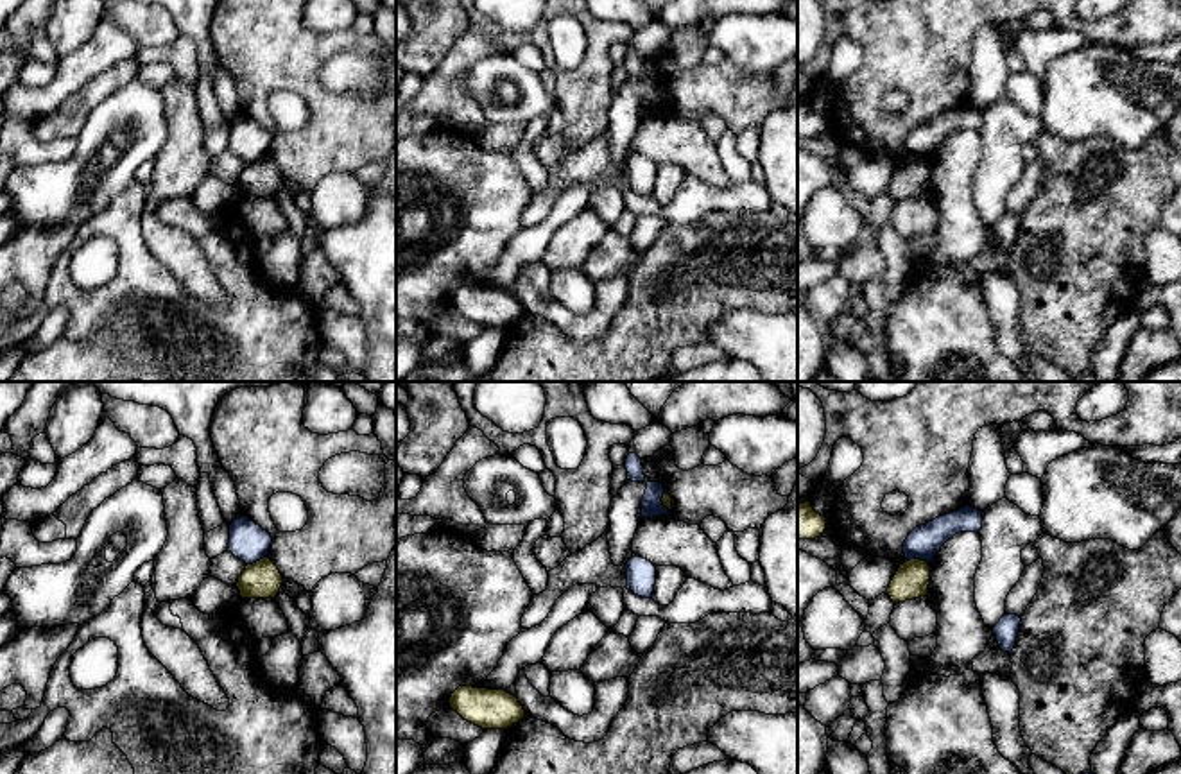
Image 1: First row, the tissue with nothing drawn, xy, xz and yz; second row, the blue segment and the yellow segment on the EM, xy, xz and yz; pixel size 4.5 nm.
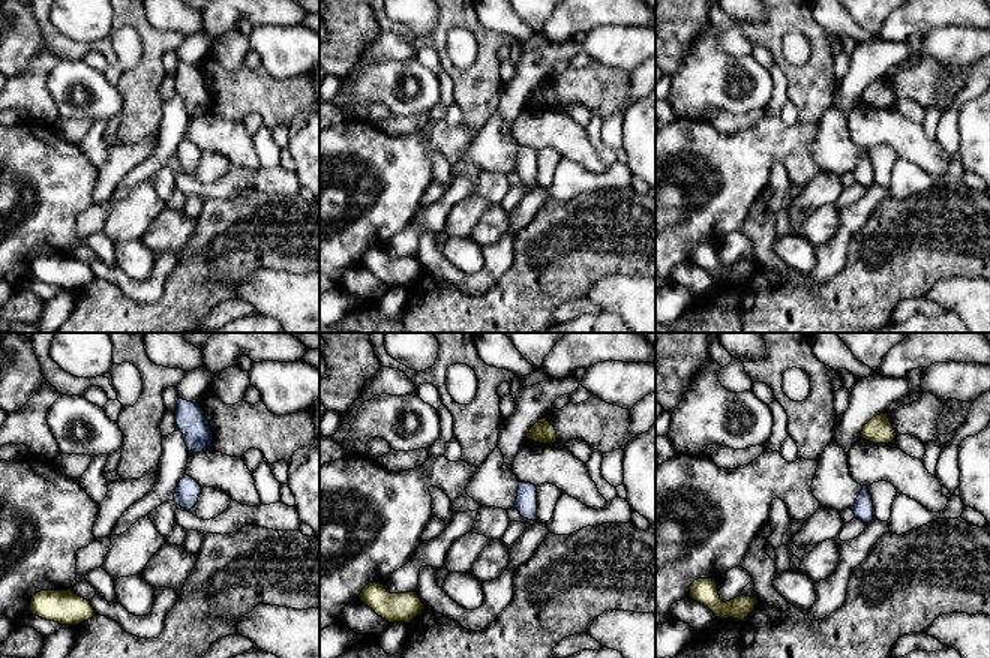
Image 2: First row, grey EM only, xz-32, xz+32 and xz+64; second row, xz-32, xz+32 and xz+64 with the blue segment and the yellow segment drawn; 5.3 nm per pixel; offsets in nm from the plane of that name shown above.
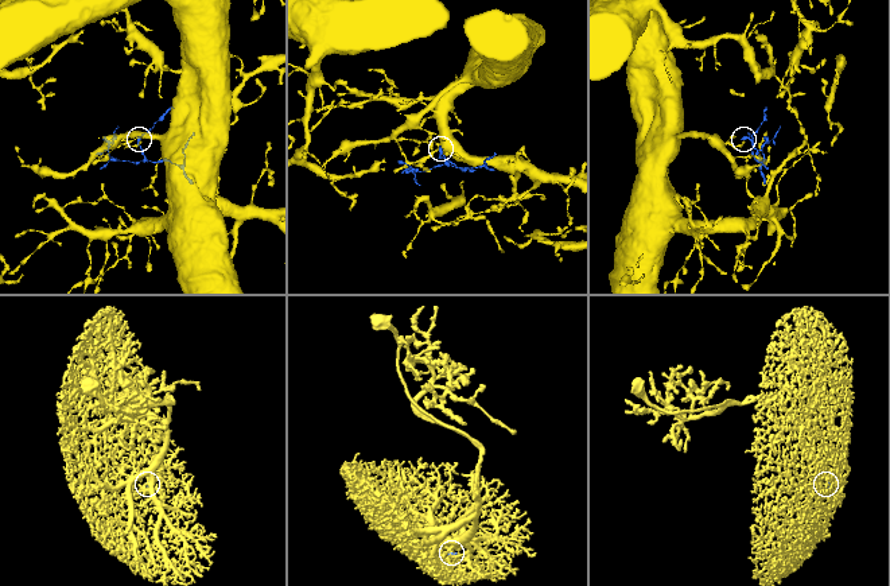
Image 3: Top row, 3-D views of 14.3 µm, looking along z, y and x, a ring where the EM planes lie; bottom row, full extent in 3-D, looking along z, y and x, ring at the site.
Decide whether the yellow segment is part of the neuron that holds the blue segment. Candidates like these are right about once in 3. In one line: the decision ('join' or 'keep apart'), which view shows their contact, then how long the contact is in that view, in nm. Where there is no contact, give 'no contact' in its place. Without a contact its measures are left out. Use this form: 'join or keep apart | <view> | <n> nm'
keep apart | yz | 110 nm

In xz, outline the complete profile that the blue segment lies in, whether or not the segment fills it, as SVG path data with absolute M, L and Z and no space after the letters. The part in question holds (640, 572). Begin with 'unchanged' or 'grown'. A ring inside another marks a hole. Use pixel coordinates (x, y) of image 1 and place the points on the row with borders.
unchanged | M631 557L625 564L627 589L642 598L652 598L656 584L656 566L643 557Z

